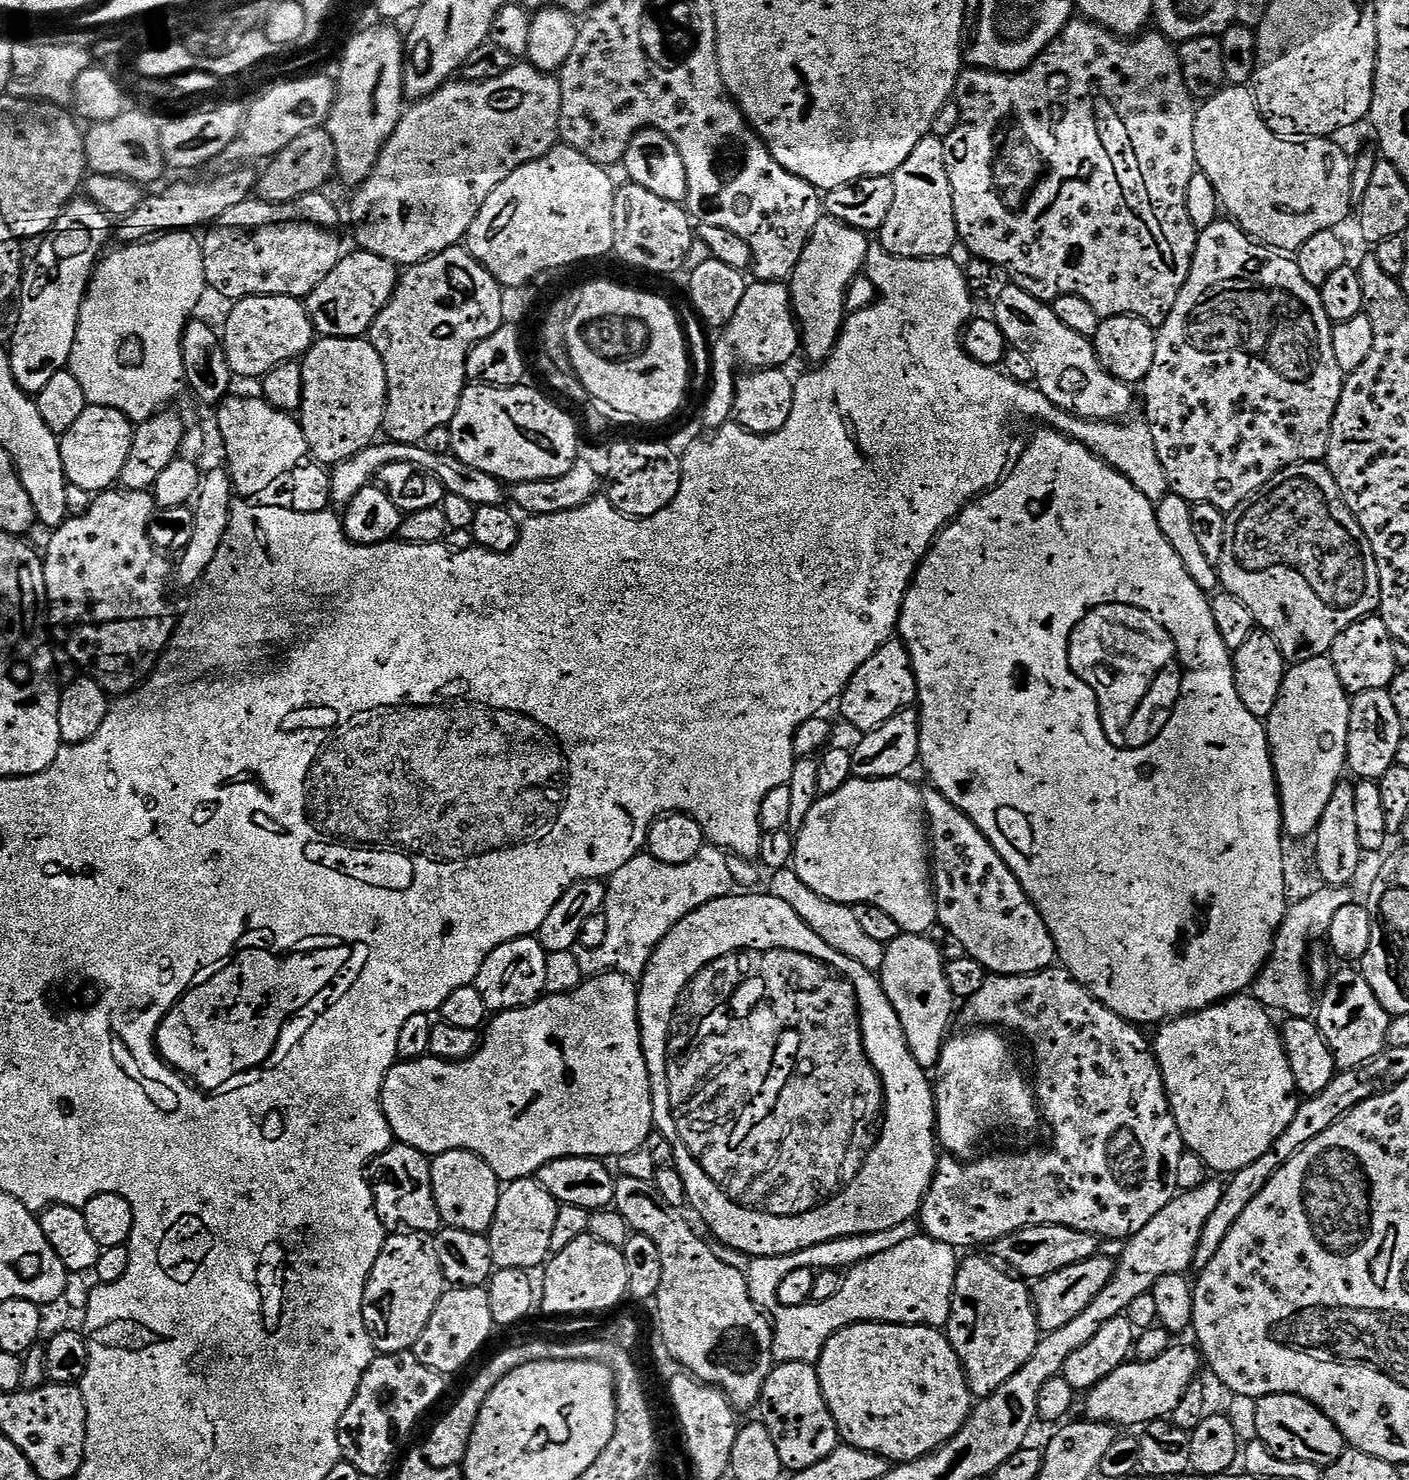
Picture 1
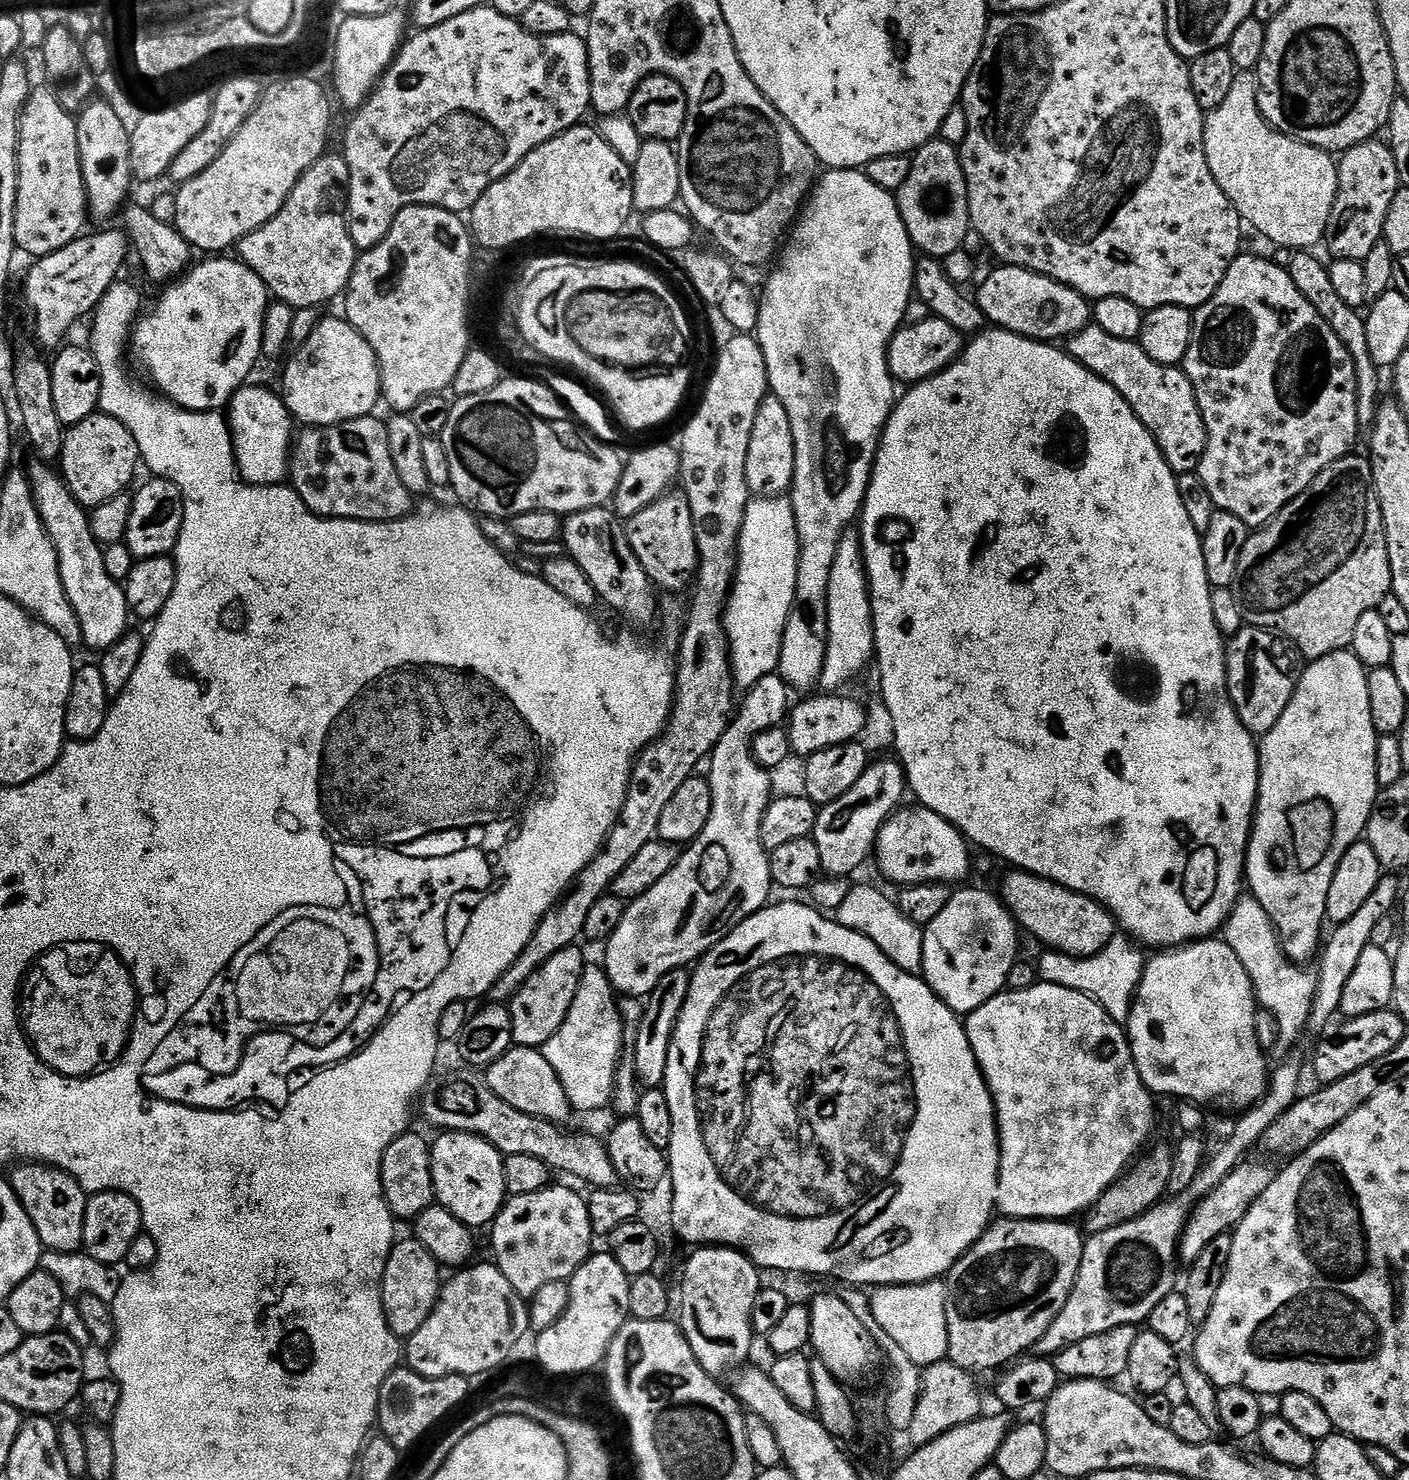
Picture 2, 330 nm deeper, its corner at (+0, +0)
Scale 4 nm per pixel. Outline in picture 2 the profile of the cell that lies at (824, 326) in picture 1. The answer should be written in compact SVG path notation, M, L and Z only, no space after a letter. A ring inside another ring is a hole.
M838 168L835 170L828 170L823 173L817 179L798 219L793 223L790 231L786 236L786 243L783 245L782 251L779 253L778 261L780 260L780 268L776 268L772 273L767 273L766 279L763 281L762 289L764 293L759 293L759 314L757 326L754 331L754 335L760 342L760 349L762 354L766 358L766 370L768 371L768 386L771 395L776 396L782 402L782 406L786 406L786 414L790 414L790 430L794 430L794 478L792 479L792 487L790 489L790 499L792 502L792 509L794 510L794 522L796 523L796 529L798 530L798 542L800 543L800 553L798 554L798 578L794 578L794 602L790 606L790 614L786 618L786 630L782 634L782 650L780 651L780 666L778 669L778 675L787 682L789 689L796 690L796 688L812 688L815 689L820 683L820 675L824 669L824 663L826 662L826 646L828 645L828 591L830 590L830 570L834 570L834 558L838 554L838 546L840 540L843 538L846 529L849 527L848 524L857 519L860 515L860 509L864 506L864 496L868 493L868 483L872 477L872 463L876 461L876 451L880 445L880 433L884 431L884 427L888 425L888 419L892 417L892 410L896 406L898 399L897 381L893 380L892 372L888 368L888 343L891 342L892 336L898 331L899 328L904 324L904 315L908 309L908 304L914 298L914 289L912 283L914 282L914 270L916 269L917 257L914 253L914 245L912 240L908 237L908 231L906 226L902 222L900 217L900 207L896 205L896 196L891 192L882 190L882 186L874 186L874 182L870 182L867 171L857 170L855 168Z

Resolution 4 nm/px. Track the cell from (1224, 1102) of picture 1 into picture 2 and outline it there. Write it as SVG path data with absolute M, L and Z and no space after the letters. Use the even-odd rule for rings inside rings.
M1220 938L1194 940L1183 946L1157 951L1153 956L1156 957L1153 960L1151 957L1145 963L1140 984L1136 987L1136 999L1132 1002L1132 1010L1126 1023L1128 1041L1132 1047L1134 1062L1138 1066L1138 1074L1142 1078L1142 1082L1147 1086L1149 1092L1157 1097L1176 1096L1177 1101L1188 1100L1192 1104L1201 1105L1208 1110L1217 1108L1220 1112L1243 1113L1264 1096L1270 1075L1270 1063L1268 1064L1267 1058L1264 1057L1267 1056L1265 1049L1258 1046L1258 1034L1254 1034L1254 1014L1258 1007L1258 1001L1256 992L1252 989L1250 974L1246 974L1246 966L1242 966L1242 962L1238 962L1238 954L1234 954L1234 950L1230 950L1230 946Z

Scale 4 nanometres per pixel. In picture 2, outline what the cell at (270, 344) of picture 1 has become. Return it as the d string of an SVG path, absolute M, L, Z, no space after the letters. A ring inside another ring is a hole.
M220 254L215 258L201 259L204 260L201 264L199 264L199 262L193 263L183 276L167 285L167 287L161 291L164 293L153 302L152 309L150 309L148 313L145 311L143 315L135 321L134 331L130 336L131 347L136 347L137 362L144 367L145 374L152 379L152 381L150 381L151 387L155 389L163 399L171 400L172 403L178 405L179 408L185 408L191 412L220 412L221 410L227 409L232 400L232 396L235 395L240 388L244 387L246 381L249 379L247 376L251 374L252 367L256 364L256 359L261 359L262 356L260 350L262 346L262 322L264 321L264 315L270 303L269 290L262 282L262 278L258 278L258 274L254 274L254 270L250 270L240 259L232 258L232 260L227 260L228 258L227 255Z

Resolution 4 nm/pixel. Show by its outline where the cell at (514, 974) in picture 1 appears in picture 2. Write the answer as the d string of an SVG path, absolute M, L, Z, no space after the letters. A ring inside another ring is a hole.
M573 946L546 958L546 962L526 978L510 1001L513 1045L543 1049L544 1044L558 1034L558 1026L562 1026L566 1014L570 1014L570 1002L574 1002L574 994L578 994L578 982L582 982L585 967L583 950L580 946Z

